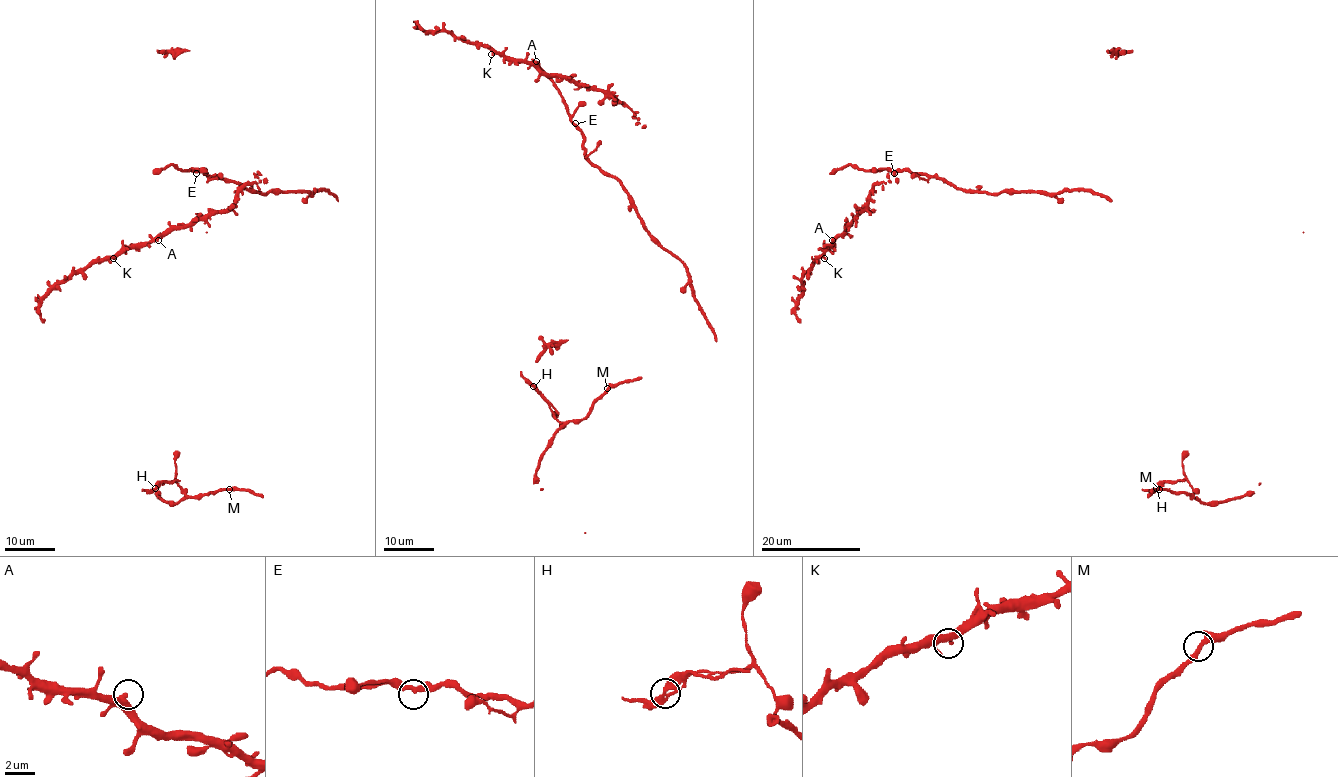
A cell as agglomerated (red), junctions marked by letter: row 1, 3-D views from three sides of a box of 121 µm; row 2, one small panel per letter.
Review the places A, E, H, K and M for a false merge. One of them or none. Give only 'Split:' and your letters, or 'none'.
Split: H

